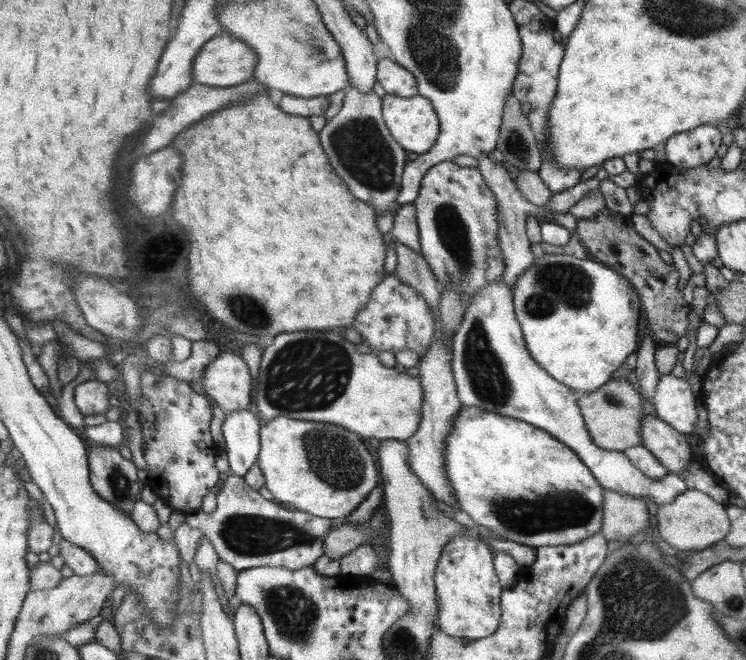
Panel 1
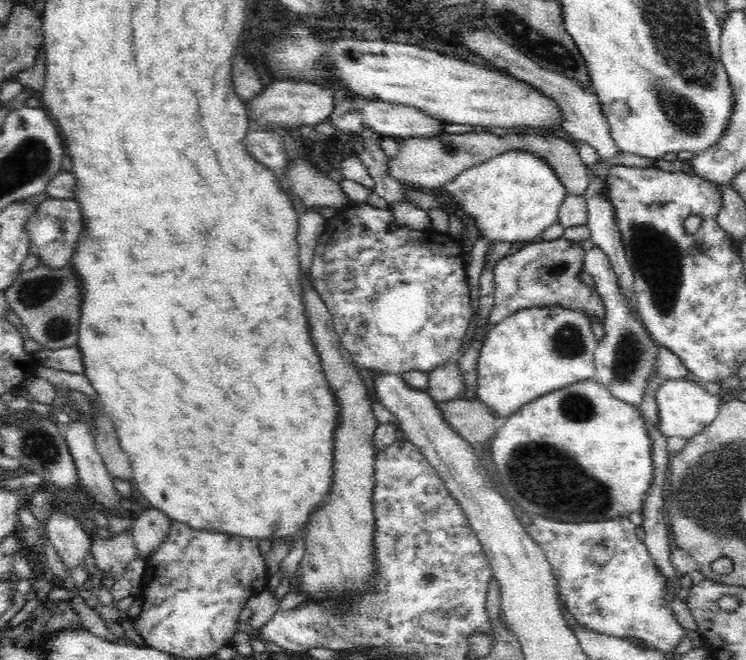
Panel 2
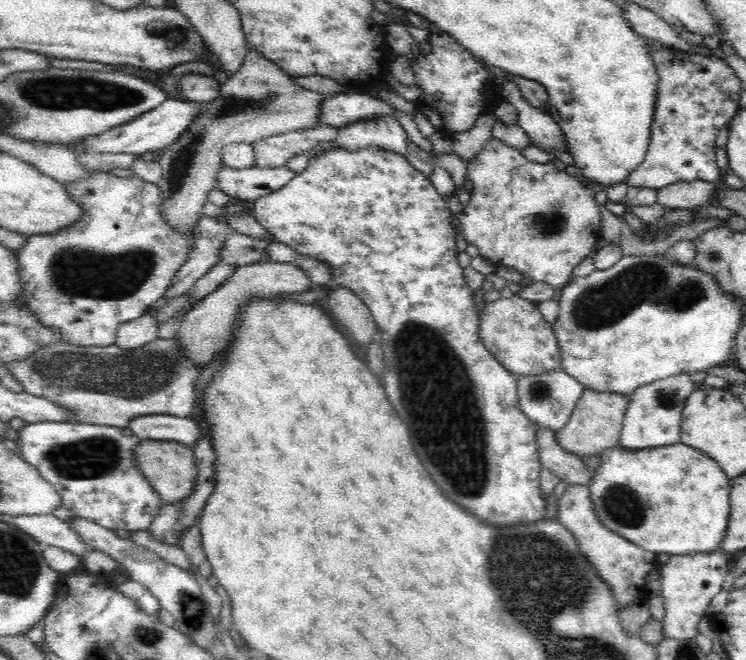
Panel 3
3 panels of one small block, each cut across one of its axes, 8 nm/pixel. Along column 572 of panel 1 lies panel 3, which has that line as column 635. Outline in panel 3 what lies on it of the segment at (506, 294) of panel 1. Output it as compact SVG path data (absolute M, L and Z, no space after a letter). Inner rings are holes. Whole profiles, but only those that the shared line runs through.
M682 372L682 374L676 374L676 376L668 376L662 380L654 380L654 382L645 384L631 394L632 400L630 400L630 406L626 408L624 424L619 440L619 446L622 447L622 449L640 451L681 442L681 422L684 403L690 396L690 393L700 386L698 382L694 382L691 379L691 375L690 372Z

